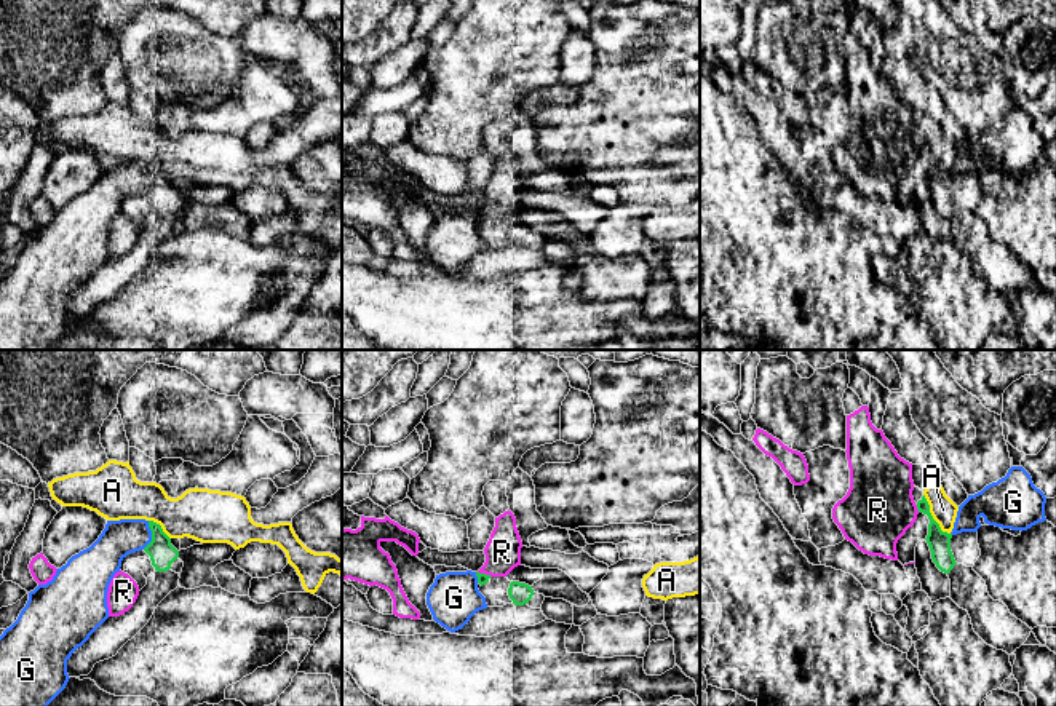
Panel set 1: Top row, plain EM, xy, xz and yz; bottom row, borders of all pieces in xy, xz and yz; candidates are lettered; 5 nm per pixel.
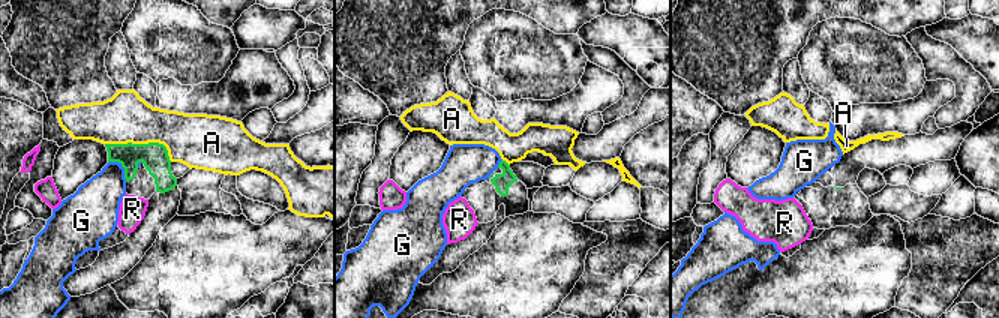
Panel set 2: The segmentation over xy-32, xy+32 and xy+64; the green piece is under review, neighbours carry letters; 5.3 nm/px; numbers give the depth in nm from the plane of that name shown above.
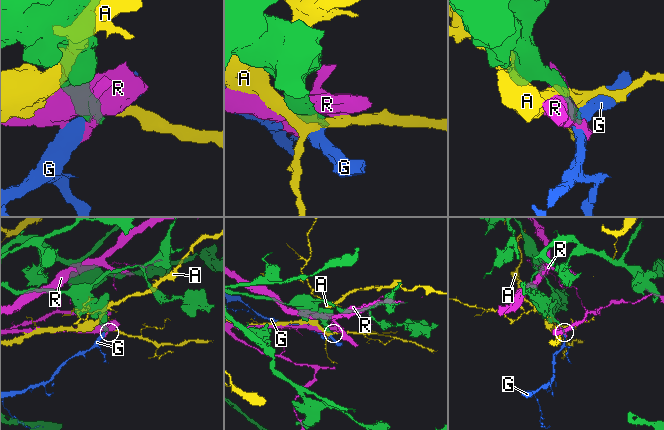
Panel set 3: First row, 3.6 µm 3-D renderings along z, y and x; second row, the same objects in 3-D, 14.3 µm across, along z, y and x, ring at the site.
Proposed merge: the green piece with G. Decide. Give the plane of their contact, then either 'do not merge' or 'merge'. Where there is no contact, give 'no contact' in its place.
xy | do not merge

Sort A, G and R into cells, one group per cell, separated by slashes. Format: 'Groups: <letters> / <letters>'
Groups: A / G / R

